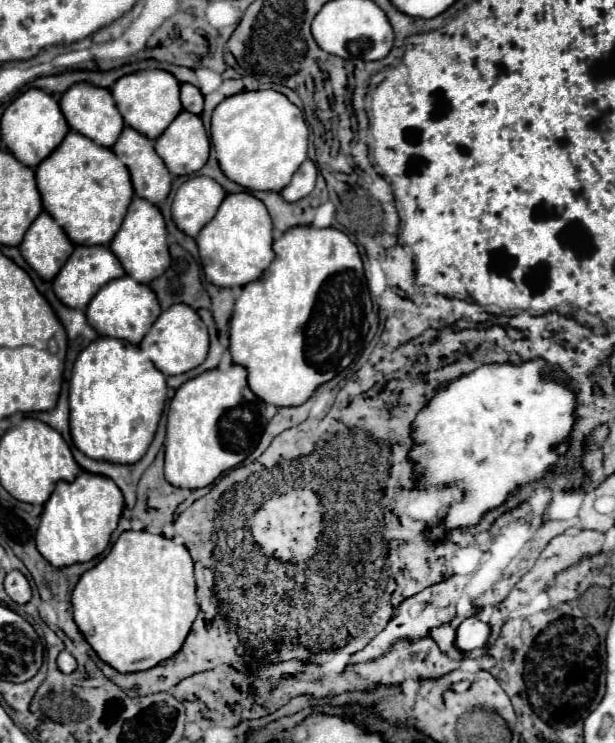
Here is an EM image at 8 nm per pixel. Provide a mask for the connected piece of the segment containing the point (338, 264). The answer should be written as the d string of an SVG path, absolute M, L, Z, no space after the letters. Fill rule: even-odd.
M297 225L273 241L273 251L277 257L269 269L265 269L257 281L247 283L235 301L229 351L233 363L247 369L249 387L257 397L277 407L293 407L307 401L319 385L347 369L361 353L373 305L357 245L343 231Z

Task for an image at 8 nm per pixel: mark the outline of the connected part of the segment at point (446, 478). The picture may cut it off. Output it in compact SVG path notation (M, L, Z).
M541 359L519 367L513 365L479 367L477 371L463 375L461 379L439 389L435 397L429 401L429 405L419 411L415 421L415 447L409 453L411 461L415 463L417 487L455 483L457 487L467 491L467 499L453 505L443 517L443 521L433 525L433 529L429 531L433 539L441 537L445 529L469 527L477 523L485 511L501 505L515 487L529 483L537 477L543 477L549 465L553 465L557 457L567 451L569 433L575 419L573 417L575 393L561 383L543 379L545 375L547 365Z

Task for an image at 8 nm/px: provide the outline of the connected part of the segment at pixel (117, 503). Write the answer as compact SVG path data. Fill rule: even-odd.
M81 471L75 481L61 481L55 487L55 493L43 507L41 523L37 529L37 549L53 565L65 567L73 563L91 561L101 555L111 539L111 533L117 527L117 521L123 513L125 499L121 489L113 479L103 475L93 475Z

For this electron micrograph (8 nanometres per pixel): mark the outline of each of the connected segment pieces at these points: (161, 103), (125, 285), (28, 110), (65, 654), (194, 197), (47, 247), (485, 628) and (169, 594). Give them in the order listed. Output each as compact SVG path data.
M147 69L123 75L119 81L115 81L111 93L125 119L125 125L141 131L149 139L157 139L183 109L179 101L179 81L163 69Z
M123 275L121 279L113 279L101 287L101 291L91 299L89 307L85 309L89 323L97 329L103 337L117 337L125 339L133 345L139 345L149 327L155 323L155 319L161 315L159 301L149 285L133 283L129 275Z
M27 89L23 95L19 95L3 113L1 117L1 135L5 147L27 167L35 169L67 135L69 125L65 123L65 117L61 115L59 103L55 97L43 89Z
M61 651L61 653L59 653L57 665L59 665L59 669L61 669L63 673L71 673L71 671L77 669L77 661L75 661L75 657L73 657L69 651Z
M191 177L175 193L171 215L181 231L195 237L225 199L225 189L211 177Z
M43 211L31 223L23 243L19 245L19 251L41 279L51 281L63 267L65 259L69 259L73 253L73 243L55 223L55 219Z
M477 615L467 617L457 629L455 645L461 651L475 651L479 647L485 647L487 641L489 641L489 623L483 623Z
M123 531L113 543L107 557L103 557L93 569L81 575L79 583L73 589L71 603L75 623L89 645L95 649L99 659L121 673L151 669L181 649L199 613L193 559L185 545L177 545L163 535L153 535L149 531Z

